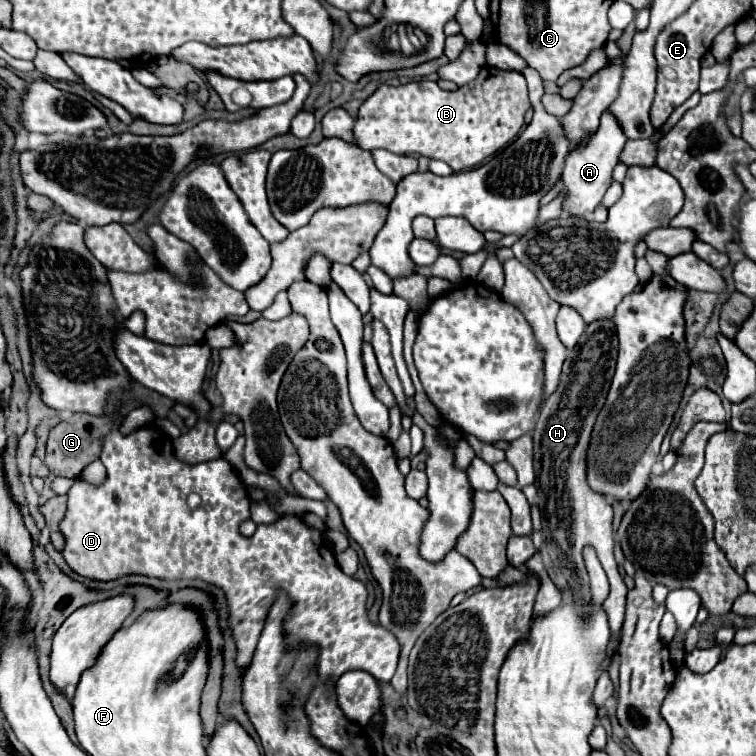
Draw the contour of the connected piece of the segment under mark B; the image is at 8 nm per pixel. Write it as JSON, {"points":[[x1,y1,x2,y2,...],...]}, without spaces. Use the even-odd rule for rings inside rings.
{"points":[[483,66,479,78,457,88,455,92,445,92,431,80,407,82,401,86,379,84,377,90,361,104,353,136,363,150,389,150,393,154,419,154,431,160,447,162,453,172,469,170,481,164,485,158,493,156,499,148,509,144,525,124,525,114,531,108,527,82,521,72,505,72,493,66]]}

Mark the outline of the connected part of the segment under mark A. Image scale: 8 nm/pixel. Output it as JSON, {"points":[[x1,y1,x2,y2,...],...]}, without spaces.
{"points":[[607,110,595,134,587,134,587,142,583,142,579,150,571,150,567,154,565,168,563,168,563,184,567,190,567,202,565,202,567,214,583,216,595,210,595,206,603,200,603,194,613,182,611,174,619,162,619,154,623,152,625,142,627,142,627,136,623,134,623,128,619,128,619,120]]}

